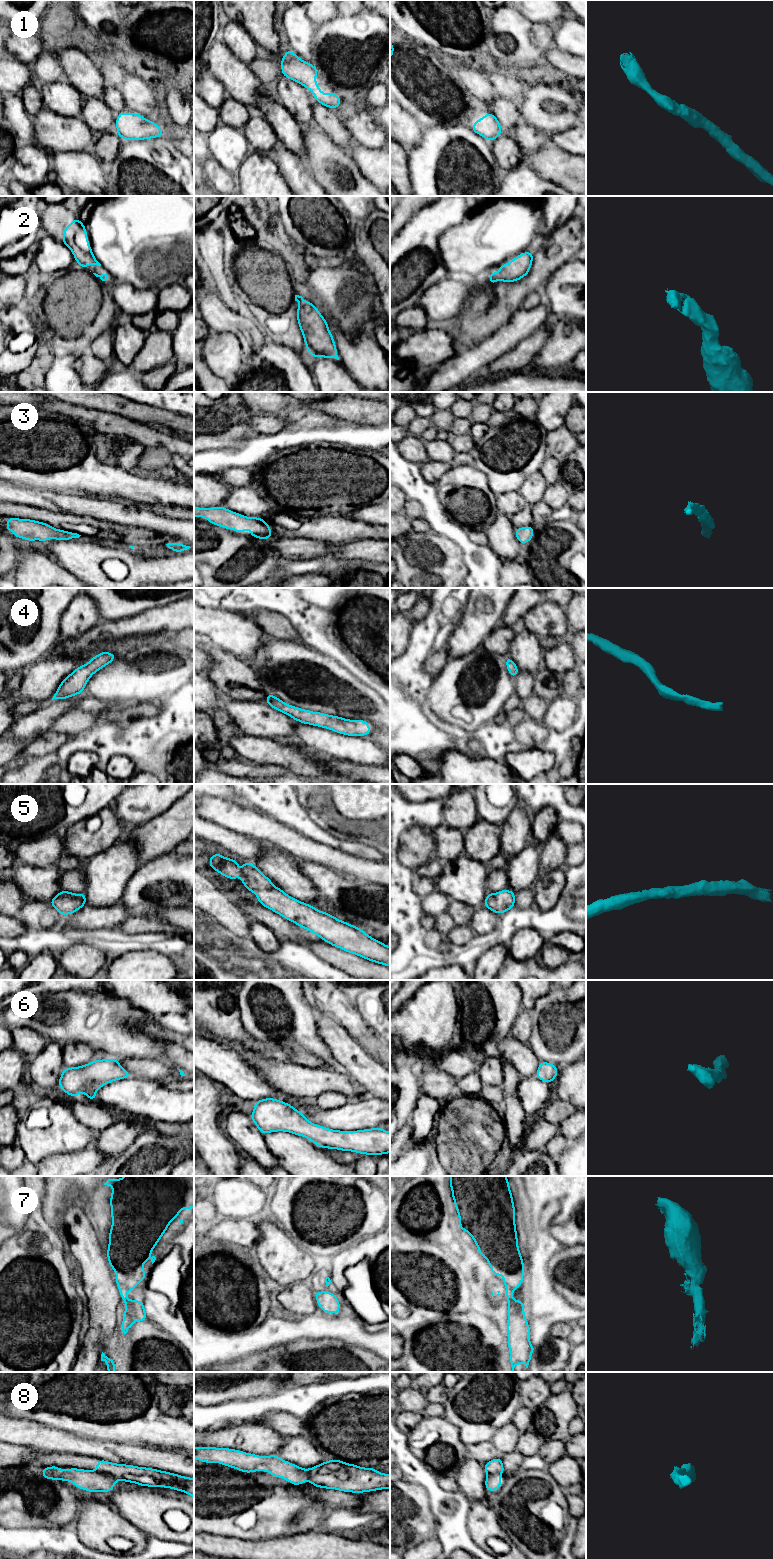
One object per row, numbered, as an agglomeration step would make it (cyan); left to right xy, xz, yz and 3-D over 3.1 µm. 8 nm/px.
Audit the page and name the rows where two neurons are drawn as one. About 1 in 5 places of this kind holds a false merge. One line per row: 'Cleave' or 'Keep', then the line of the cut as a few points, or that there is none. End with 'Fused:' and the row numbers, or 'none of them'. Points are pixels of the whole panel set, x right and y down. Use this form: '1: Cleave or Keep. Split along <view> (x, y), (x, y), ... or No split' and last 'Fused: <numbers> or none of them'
1: Keep. No split
2: Keep. No split
3: Keep. No split
4: Keep. No split
5: Keep. No split
6: Keep. No split
7: Keep. No split
8: Cleave. Split along xy (96, 1470), (107, 1473), (117, 1479)
Fused: 8

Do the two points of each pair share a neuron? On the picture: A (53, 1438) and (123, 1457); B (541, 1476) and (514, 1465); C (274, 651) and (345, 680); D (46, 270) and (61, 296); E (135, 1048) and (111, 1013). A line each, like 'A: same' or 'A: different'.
A: same
B: different
C: same
D: different
E: same

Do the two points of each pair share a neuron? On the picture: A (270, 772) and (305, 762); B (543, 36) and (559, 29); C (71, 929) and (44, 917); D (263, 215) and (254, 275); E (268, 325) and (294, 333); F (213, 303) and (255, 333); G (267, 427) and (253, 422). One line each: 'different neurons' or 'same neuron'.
A: different neurons
B: different neurons
C: same neuron
D: different neurons
E: same neuron
F: same neuron
G: same neuron

